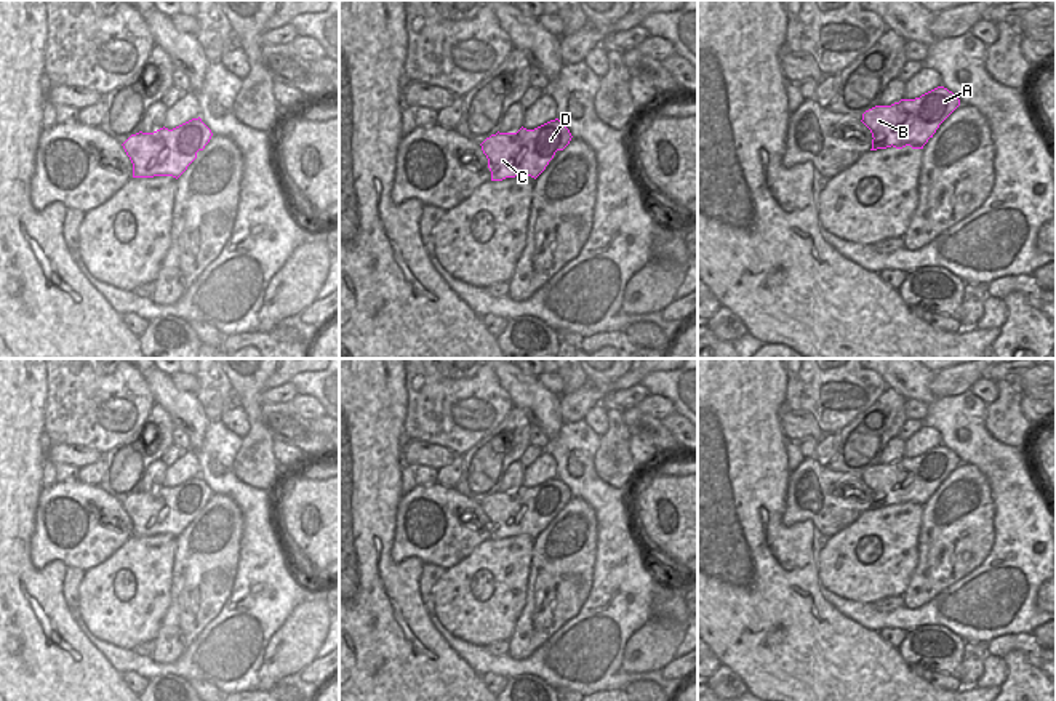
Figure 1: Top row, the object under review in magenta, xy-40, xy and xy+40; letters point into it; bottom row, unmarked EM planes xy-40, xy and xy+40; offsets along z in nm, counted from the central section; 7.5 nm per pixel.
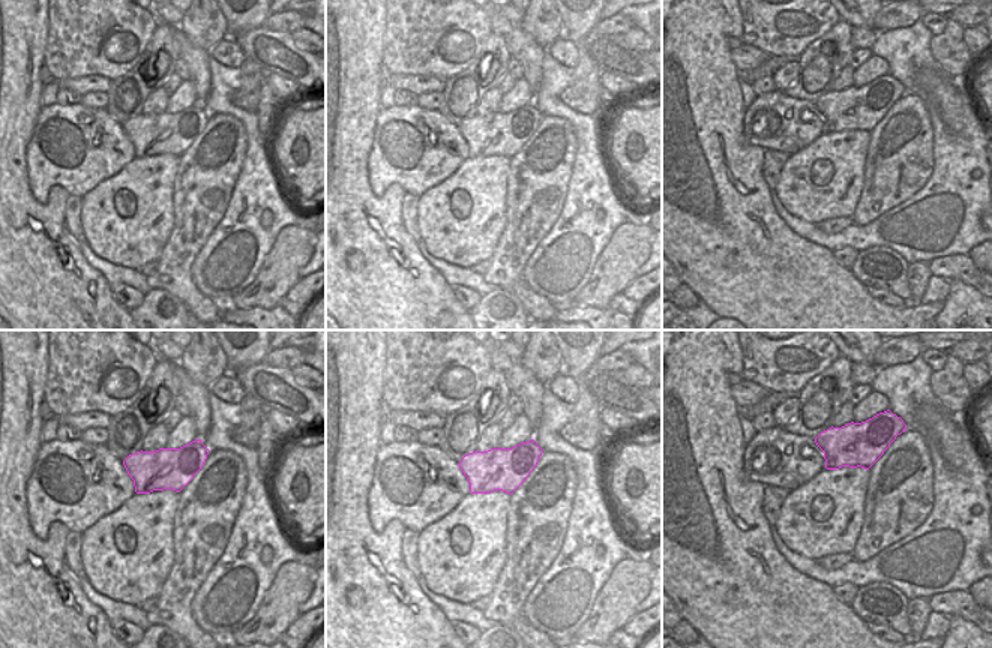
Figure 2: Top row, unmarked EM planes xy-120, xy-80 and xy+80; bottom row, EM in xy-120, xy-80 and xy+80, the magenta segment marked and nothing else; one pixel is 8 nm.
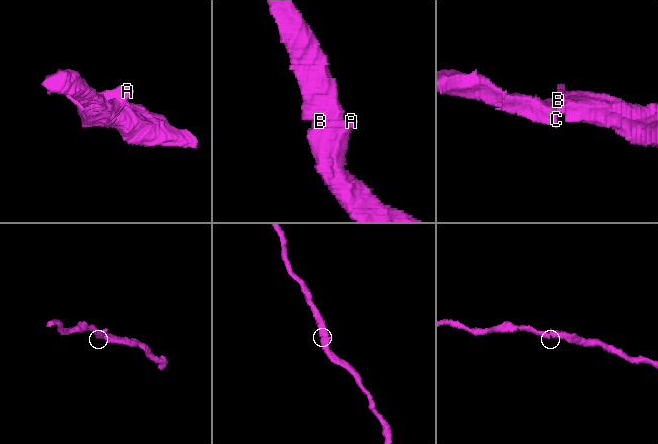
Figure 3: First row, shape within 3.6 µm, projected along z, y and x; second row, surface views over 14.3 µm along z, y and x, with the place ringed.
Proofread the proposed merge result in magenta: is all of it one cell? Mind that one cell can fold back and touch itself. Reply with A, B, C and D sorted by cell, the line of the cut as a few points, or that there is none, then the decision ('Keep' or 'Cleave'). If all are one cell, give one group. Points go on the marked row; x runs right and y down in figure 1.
Groups: A B C D. No split. Keep.

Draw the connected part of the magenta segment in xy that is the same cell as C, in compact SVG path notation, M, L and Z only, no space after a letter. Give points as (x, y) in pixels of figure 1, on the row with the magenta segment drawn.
M558 118L534 130L520 128L517 133L496 133L480 146L488 158L491 181L515 176L538 178L557 150L563 150L571 133Z

